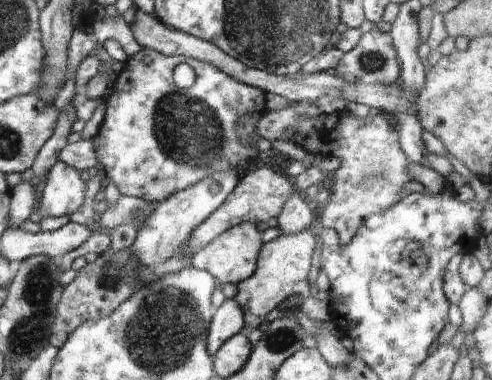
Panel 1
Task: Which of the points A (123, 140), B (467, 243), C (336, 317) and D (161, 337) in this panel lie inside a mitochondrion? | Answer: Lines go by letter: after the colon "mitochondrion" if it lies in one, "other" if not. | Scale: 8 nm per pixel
A: other
B: other
C: other
D: mitochondrion

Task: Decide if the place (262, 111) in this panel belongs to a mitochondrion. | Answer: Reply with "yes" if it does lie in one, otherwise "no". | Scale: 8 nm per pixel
no

